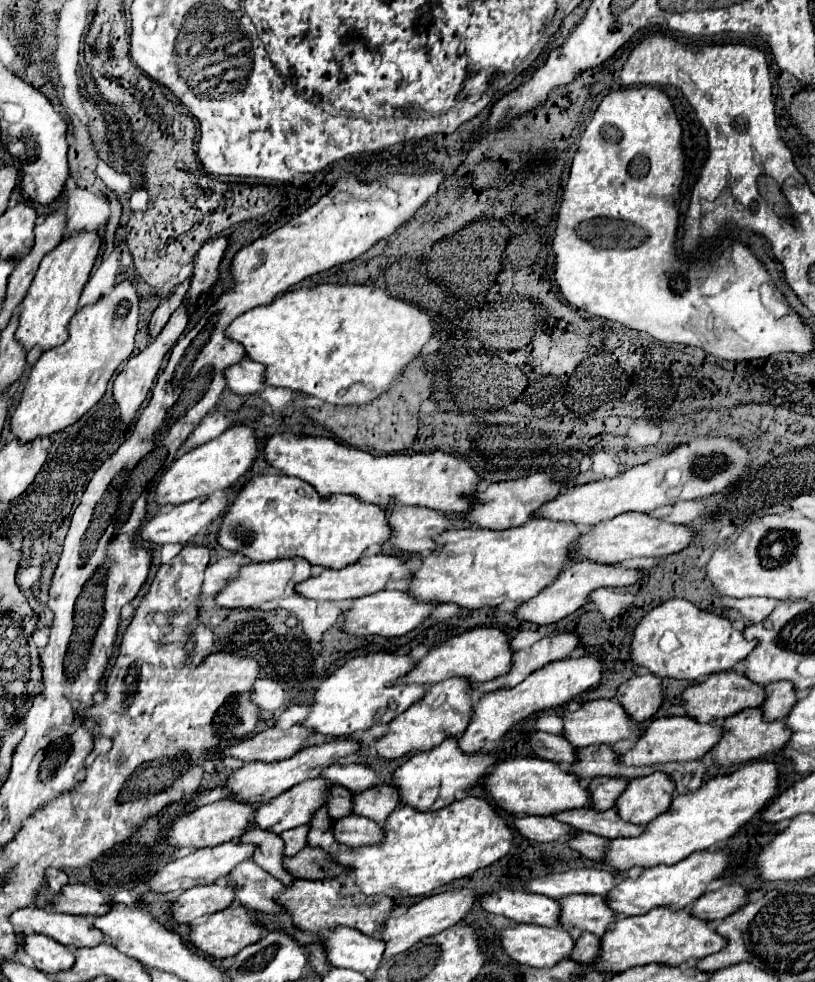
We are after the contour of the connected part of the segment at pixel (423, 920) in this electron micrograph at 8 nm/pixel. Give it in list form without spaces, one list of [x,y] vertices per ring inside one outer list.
[[[458,888],[458,890],[448,890],[448,892],[440,892],[440,894],[432,894],[432,896],[426,896],[422,898],[420,902],[412,904],[406,914],[400,914],[400,916],[392,916],[388,918],[386,922],[386,928],[382,932],[382,940],[386,942],[386,952],[384,956],[390,958],[390,956],[396,956],[408,948],[412,948],[414,944],[418,944],[422,938],[428,938],[428,936],[436,936],[440,934],[442,930],[450,928],[450,926],[456,926],[474,906],[474,902],[478,900],[476,892],[472,888]]]

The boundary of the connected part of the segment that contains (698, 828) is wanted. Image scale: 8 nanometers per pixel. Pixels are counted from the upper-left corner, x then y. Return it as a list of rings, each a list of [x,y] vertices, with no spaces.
[[[756,760],[740,766],[726,776],[710,778],[698,790],[676,796],[666,814],[658,816],[646,826],[646,832],[638,838],[616,838],[608,846],[606,864],[616,870],[630,870],[634,866],[650,868],[656,864],[676,864],[688,858],[692,852],[708,850],[732,838],[752,818],[756,818],[778,794],[780,772],[772,760]]]

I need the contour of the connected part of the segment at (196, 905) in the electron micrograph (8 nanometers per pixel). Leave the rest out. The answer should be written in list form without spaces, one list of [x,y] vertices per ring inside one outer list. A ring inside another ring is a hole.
[[[226,880],[208,884],[208,886],[196,886],[186,890],[174,904],[172,914],[176,922],[194,922],[196,918],[210,916],[214,912],[220,912],[228,908],[236,898],[236,886],[228,884]]]

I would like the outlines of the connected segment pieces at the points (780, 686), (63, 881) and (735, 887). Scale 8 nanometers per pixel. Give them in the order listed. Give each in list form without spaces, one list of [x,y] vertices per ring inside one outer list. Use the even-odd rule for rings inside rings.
[[[786,680],[766,686],[766,702],[762,704],[766,720],[786,720],[794,704],[796,704],[796,690]]]
[[[50,868],[50,870],[46,870],[46,878],[48,878],[48,886],[50,886],[50,890],[52,890],[54,894],[62,892],[62,888],[64,888],[66,884],[70,884],[66,872],[62,872],[62,870]]]
[[[730,884],[722,886],[716,892],[706,892],[704,896],[700,896],[692,904],[690,912],[704,920],[722,920],[728,918],[738,908],[746,906],[746,902],[748,902],[748,890],[740,884]]]

